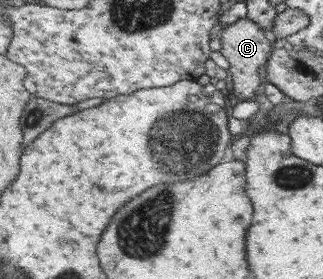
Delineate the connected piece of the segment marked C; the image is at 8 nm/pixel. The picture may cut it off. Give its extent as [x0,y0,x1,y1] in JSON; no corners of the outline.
[220,17,274,102]

